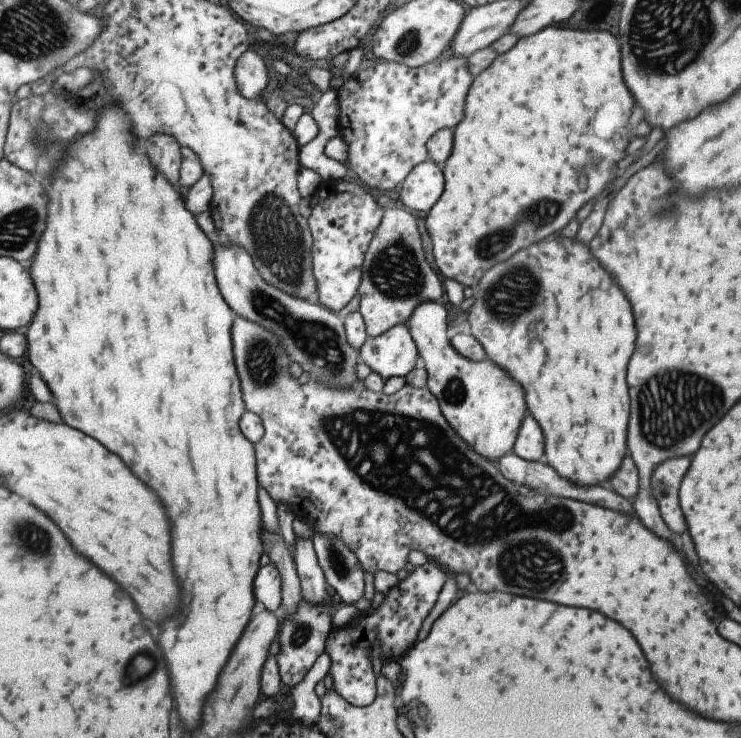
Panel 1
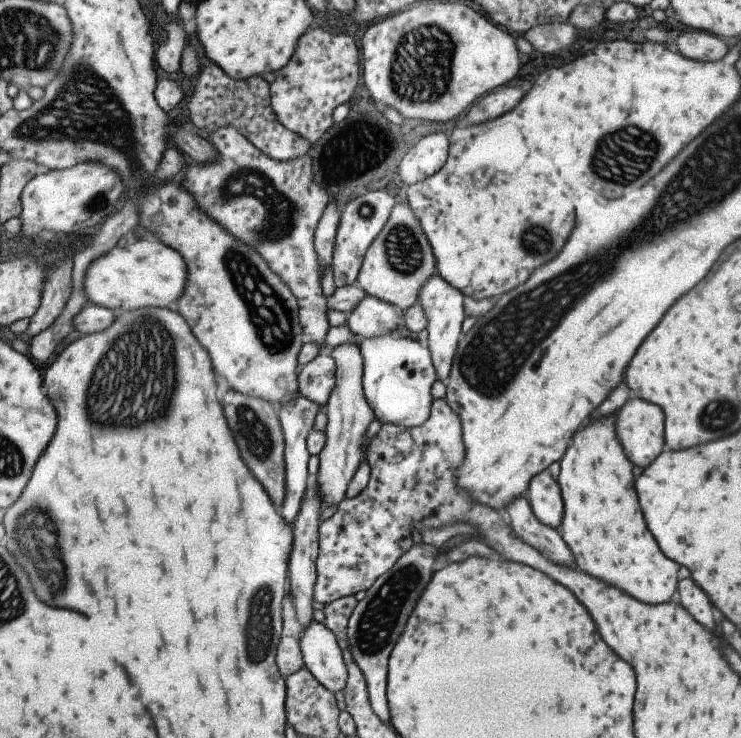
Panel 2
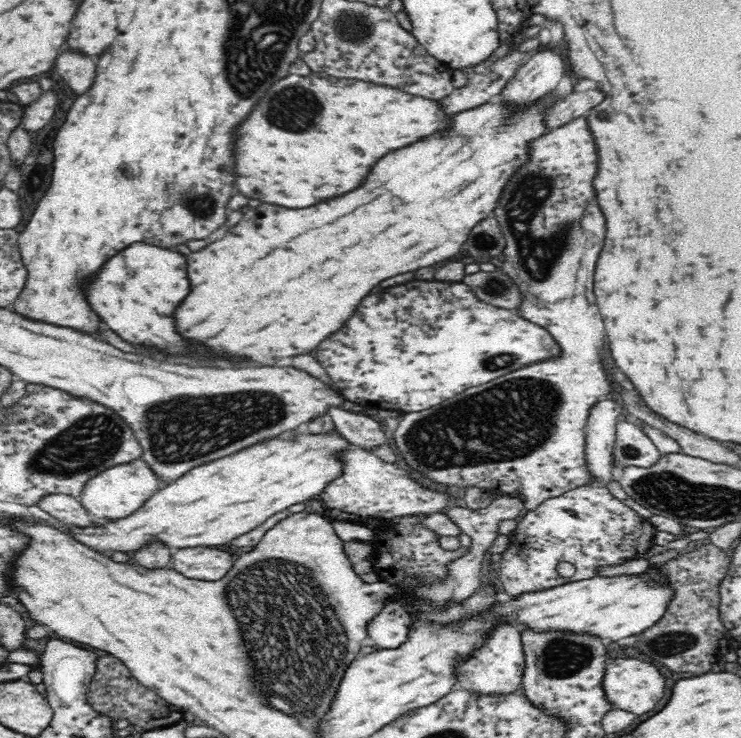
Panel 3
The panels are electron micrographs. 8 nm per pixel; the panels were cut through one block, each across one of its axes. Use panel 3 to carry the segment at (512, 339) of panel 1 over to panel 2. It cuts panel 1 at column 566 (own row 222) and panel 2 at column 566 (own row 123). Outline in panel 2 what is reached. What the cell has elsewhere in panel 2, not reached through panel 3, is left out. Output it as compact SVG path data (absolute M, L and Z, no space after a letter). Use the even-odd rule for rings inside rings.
M614 414L610 418L602 418L600 422L588 424L582 432L574 436L574 444L566 450L562 462L560 462L560 473L558 484L561 488L564 501L564 512L562 522L558 531L568 548L572 551L572 556L579 570L590 574L592 578L604 580L606 584L612 584L626 592L628 596L634 596L636 600L644 604L654 605L662 602L670 602L672 594L676 592L678 586L678 566L676 562L668 560L662 550L658 548L654 536L644 524L638 498L632 486L632 464L628 462L622 444L618 444L616 434L614 434Z

